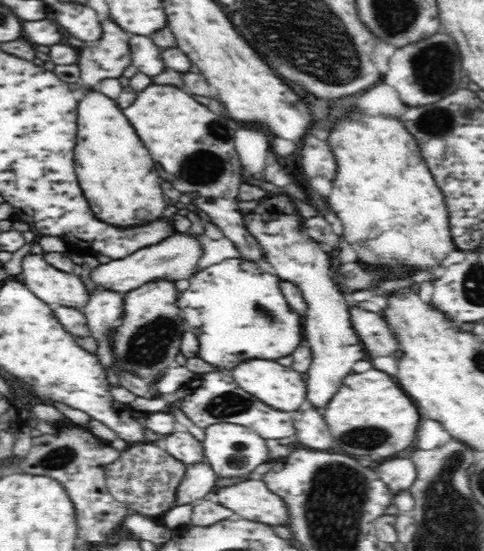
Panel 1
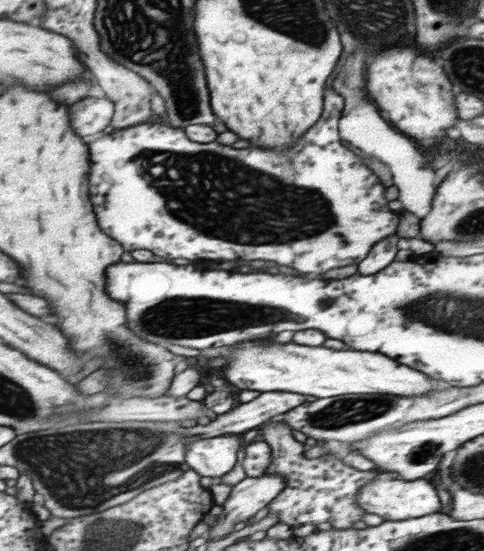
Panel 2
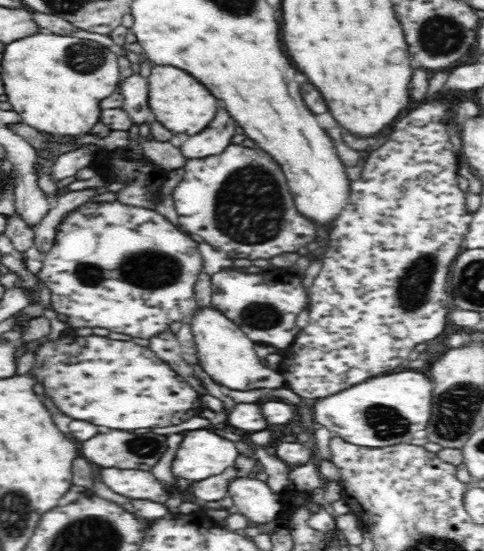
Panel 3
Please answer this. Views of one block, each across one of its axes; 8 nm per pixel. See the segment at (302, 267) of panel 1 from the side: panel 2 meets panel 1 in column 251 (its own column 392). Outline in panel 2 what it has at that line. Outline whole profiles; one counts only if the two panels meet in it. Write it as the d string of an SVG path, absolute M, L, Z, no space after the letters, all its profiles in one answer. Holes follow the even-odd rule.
M327 88L325 100L323 120L299 144L287 148L287 152L265 148L239 150L215 140L199 144L186 136L184 128L171 125L139 124L135 128L113 130L91 144L91 160L95 160L91 164L91 200L95 200L99 224L127 251L147 248L157 256L203 260L203 264L223 264L223 260L237 258L273 260L283 266L293 266L303 274L321 274L337 266L359 263L377 240L393 235L398 228L397 214L383 208L387 202L383 188L371 188L377 184L375 174L369 174L369 168L339 142L338 120L347 107L343 96L334 88ZM363 214L387 214L387 218L363 220Z

